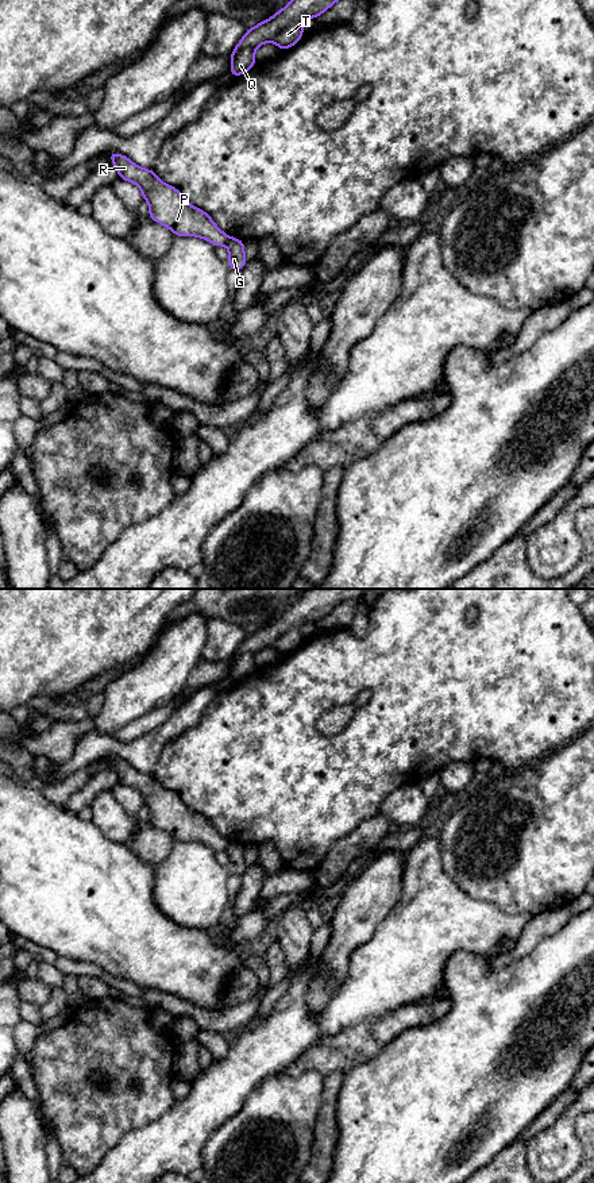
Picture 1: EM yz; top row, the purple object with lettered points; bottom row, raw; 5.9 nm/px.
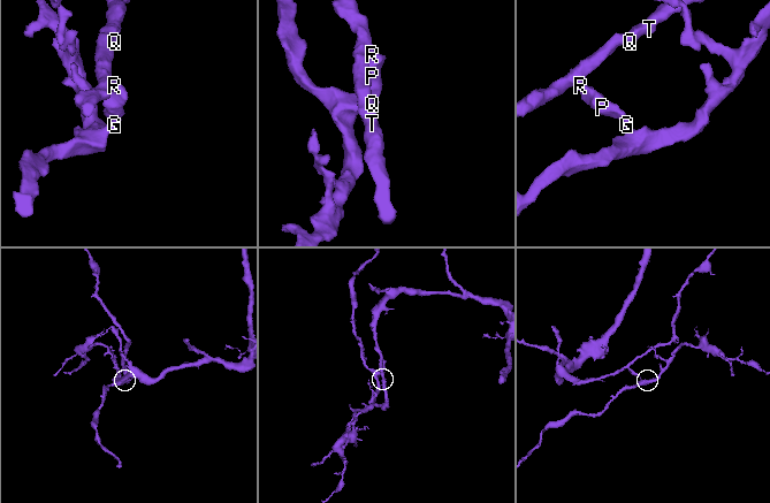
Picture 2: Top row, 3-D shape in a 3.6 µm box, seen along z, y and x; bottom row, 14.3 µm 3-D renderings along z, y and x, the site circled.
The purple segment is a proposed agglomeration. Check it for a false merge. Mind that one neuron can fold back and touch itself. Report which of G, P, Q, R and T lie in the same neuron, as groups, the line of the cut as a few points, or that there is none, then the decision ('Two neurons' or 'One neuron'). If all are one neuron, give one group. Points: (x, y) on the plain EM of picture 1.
Groups: G / P Q R T. Split along yz (230, 842), (226, 850). Two neurons

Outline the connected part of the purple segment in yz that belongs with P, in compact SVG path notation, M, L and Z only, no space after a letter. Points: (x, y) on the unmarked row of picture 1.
M108 758L108 760L119 783L139 791L143 805L150 812L148 824L165 831L177 841L197 841L213 851L228 849L230 841L211 821L190 810L177 793L161 786L153 774L143 774L119 758Z

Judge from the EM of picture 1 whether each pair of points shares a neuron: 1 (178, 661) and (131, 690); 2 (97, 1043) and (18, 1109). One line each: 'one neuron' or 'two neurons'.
1: one neuron
2: two neurons

